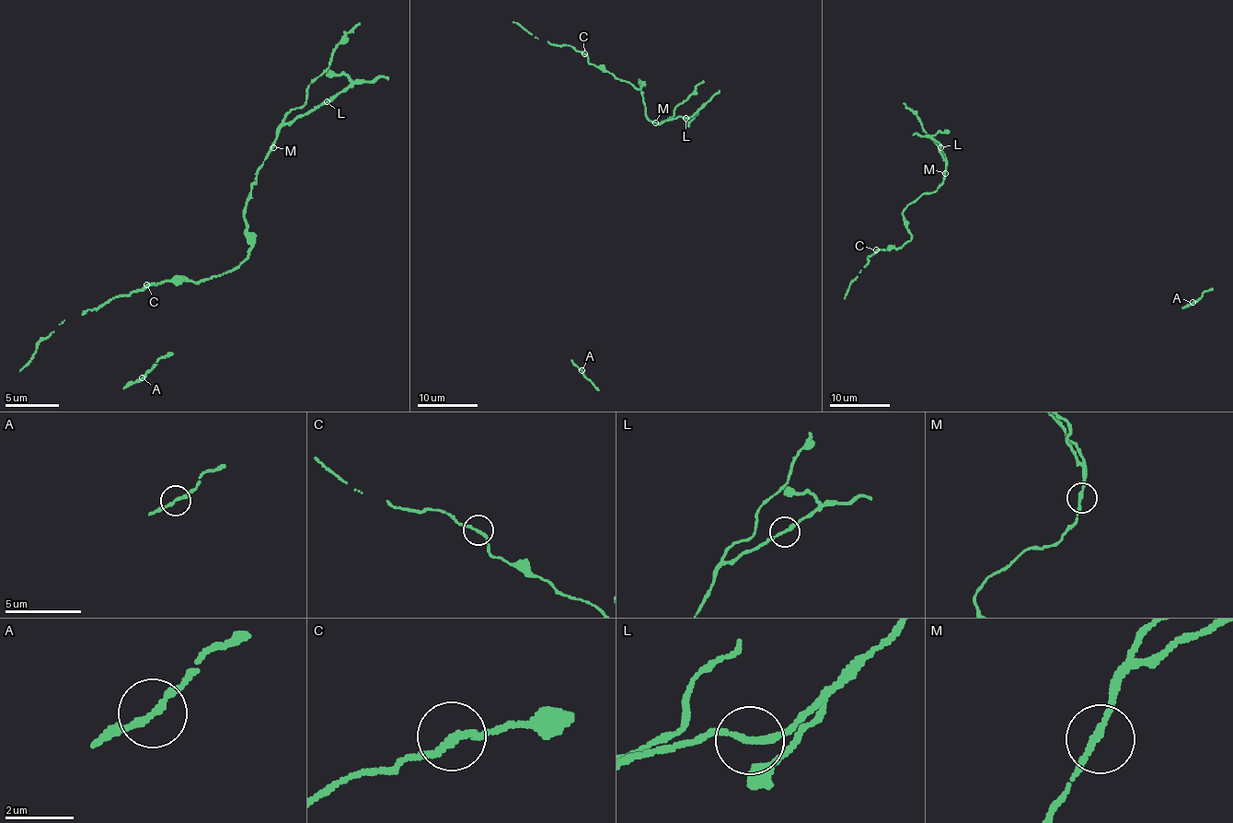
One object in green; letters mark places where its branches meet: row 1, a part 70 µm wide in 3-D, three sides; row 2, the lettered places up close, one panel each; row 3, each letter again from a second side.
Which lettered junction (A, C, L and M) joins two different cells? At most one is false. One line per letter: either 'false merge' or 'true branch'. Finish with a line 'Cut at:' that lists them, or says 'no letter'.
A: true branch
C: true branch
L: true branch
M: true branch
Cut at: no letter

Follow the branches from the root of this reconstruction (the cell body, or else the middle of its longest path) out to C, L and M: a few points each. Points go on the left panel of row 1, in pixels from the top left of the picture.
C: (262, 166), (244, 209), (248, 255), (230, 271), (209, 279), (146, 284)
L: (262, 166), (276, 133), (283, 126), (308, 115), (327, 101)
M: (262, 166), (265, 156), (273, 147)

